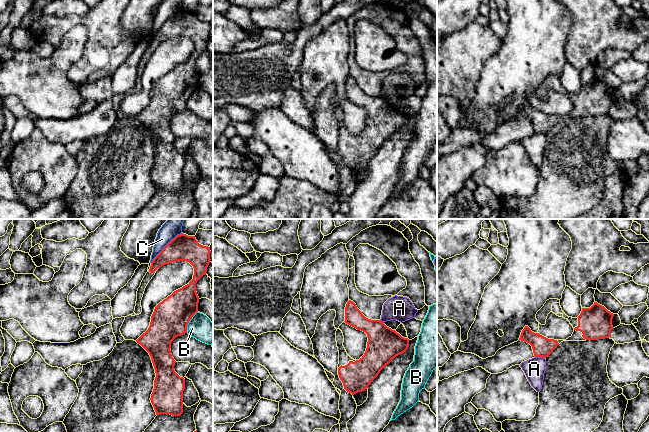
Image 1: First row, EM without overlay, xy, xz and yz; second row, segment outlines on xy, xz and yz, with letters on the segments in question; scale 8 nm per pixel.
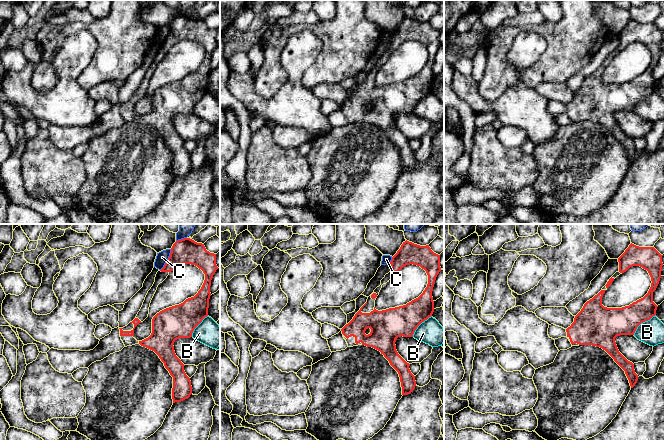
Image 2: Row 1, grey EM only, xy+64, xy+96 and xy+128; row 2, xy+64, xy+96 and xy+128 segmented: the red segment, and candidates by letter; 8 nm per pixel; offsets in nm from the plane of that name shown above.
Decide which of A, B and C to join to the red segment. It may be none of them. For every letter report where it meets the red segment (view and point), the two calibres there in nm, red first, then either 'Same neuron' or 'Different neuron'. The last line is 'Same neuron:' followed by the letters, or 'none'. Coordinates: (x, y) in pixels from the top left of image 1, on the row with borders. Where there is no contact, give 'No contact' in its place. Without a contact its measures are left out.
A: Touches red at yz (540, 356). Thickness 160 nm (red) against 170 nm. Different neuron
B: Touches red at xy (188, 322). Thickness 300 nm (red) against 190 nm. Different neuron
C: Touches red at xy (165, 246). Thickness 200 nm (red) against 150 nm. Different neuron
Same neuron: none

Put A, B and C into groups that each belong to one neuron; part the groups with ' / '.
A / B / C

